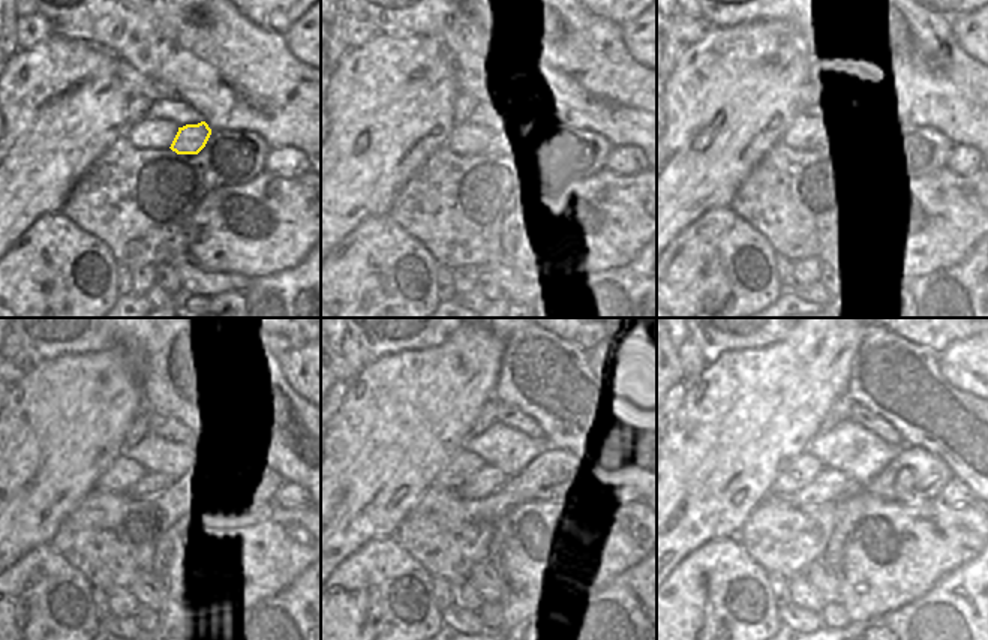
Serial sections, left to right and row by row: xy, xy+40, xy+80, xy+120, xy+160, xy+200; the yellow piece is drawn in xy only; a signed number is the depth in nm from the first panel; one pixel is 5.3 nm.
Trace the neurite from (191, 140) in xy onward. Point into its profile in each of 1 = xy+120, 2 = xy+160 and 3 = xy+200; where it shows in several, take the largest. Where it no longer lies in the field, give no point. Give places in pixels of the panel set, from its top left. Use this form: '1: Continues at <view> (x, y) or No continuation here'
1: Continues at xy+120 (152, 483)
2: Continues at xy+160 (488, 480)
3: Continues at xy+200 (829, 484).

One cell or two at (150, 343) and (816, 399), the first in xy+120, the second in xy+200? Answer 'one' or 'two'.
two

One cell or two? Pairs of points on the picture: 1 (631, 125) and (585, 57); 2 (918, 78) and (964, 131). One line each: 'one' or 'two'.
1: one
2: one

